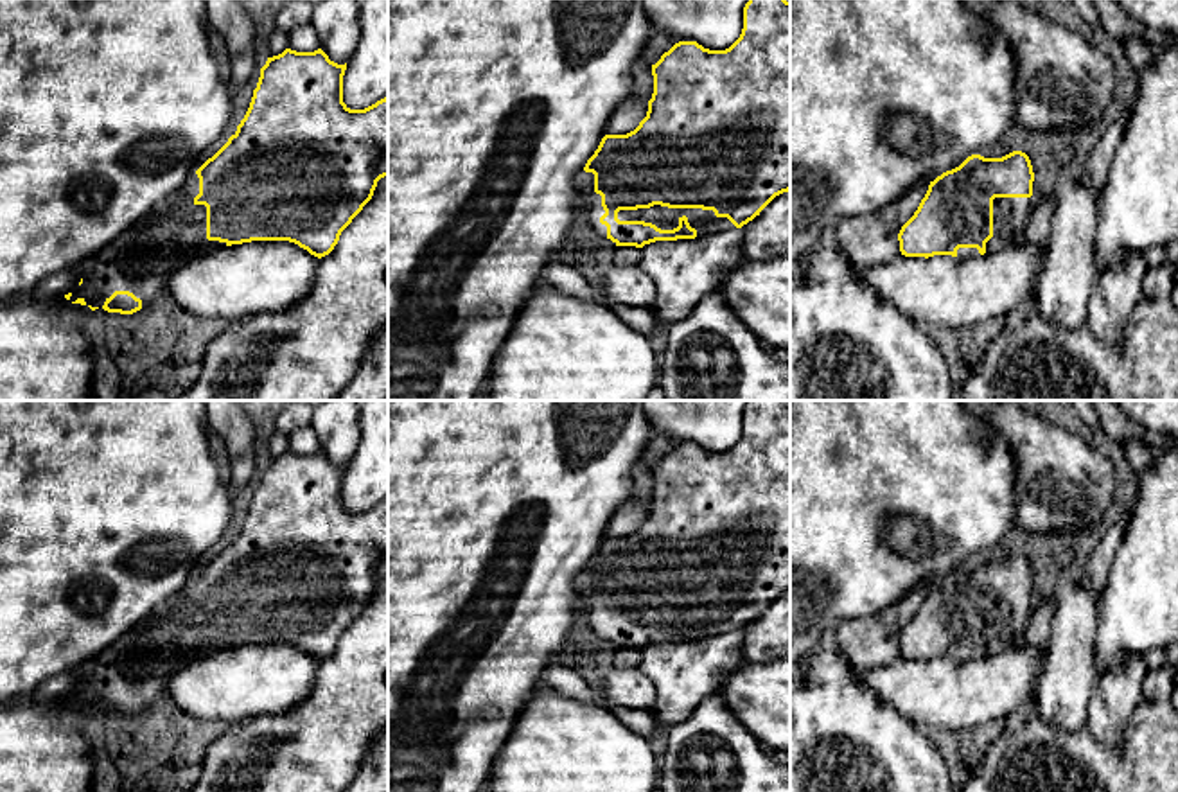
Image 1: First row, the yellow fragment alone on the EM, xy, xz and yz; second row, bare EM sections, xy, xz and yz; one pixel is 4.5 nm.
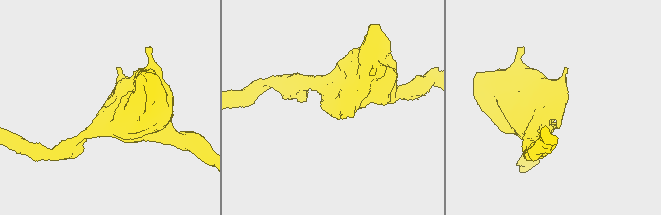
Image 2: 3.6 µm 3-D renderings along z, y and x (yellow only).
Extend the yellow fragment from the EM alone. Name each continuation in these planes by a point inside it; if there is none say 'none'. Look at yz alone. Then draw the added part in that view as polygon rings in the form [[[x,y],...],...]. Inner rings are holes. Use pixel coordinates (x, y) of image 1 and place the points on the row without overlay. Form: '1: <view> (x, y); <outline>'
1: yz (1010, 616); [[[995,600],[993,639],[986,645],[986,656],[1022,647],[1031,612],[1031,600]]]

